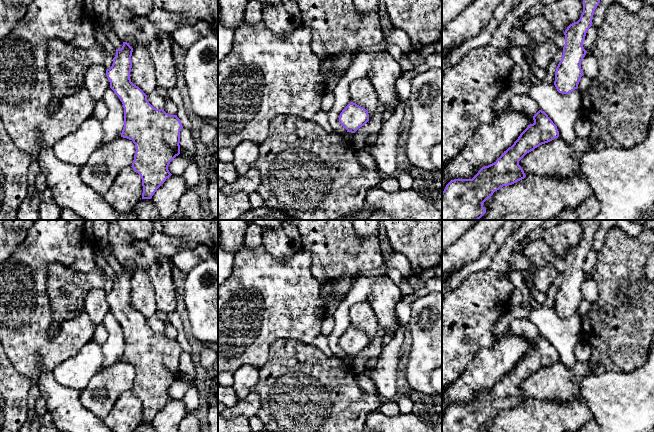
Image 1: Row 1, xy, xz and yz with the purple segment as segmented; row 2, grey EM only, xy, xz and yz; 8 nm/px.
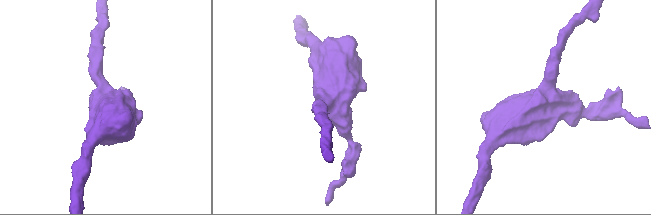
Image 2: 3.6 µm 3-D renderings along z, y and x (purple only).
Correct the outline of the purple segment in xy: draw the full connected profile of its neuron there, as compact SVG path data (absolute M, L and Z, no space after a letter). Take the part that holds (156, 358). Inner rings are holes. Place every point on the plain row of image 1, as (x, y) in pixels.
M123 266L121 273L116 273L112 290L106 294L110 312L115 316L124 332L124 351L121 361L132 364L135 368L135 379L132 392L142 403L142 423L151 423L157 413L172 398L168 394L170 386L180 378L180 355L183 352L177 339L171 339L164 333L154 332L147 324L147 319L131 306L133 272Z

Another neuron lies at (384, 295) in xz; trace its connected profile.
M388 276L373 283L368 296L368 303L378 319L378 327L392 337L402 325L396 316L396 305L401 299L400 287Z

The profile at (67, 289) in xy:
M63 264L50 265L47 293L53 310L53 321L59 323L71 317L75 311L84 309L87 293L104 286L102 274L99 268L80 273Z

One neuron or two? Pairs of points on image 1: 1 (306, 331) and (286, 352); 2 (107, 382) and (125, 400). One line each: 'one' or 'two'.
1: two
2: two

